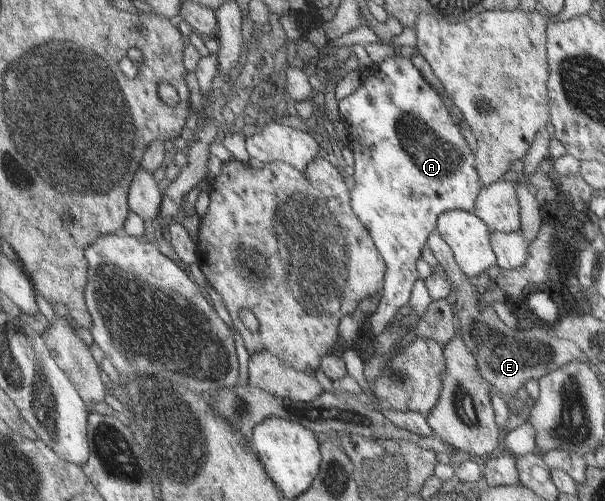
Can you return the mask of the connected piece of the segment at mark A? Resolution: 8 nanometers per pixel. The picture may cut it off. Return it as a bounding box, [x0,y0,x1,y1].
[338,48,481,340]

